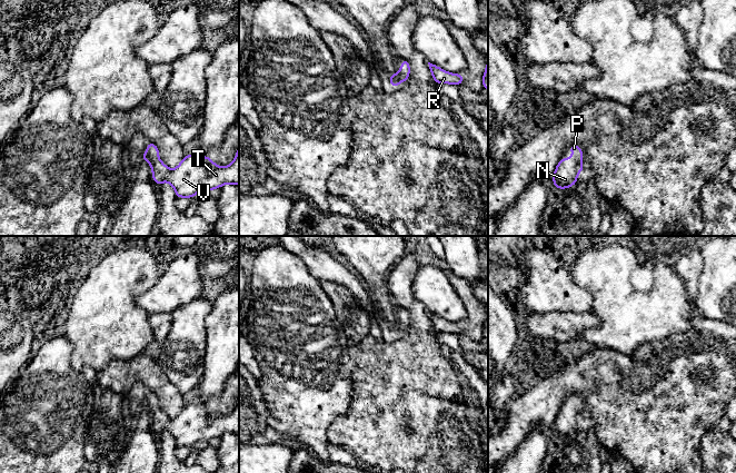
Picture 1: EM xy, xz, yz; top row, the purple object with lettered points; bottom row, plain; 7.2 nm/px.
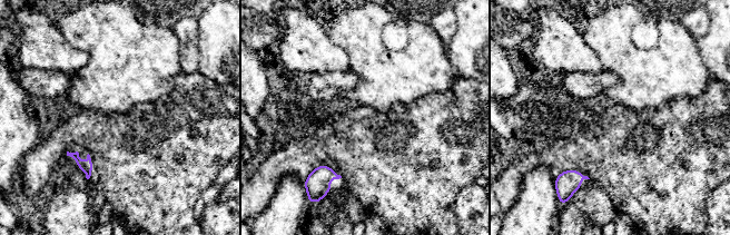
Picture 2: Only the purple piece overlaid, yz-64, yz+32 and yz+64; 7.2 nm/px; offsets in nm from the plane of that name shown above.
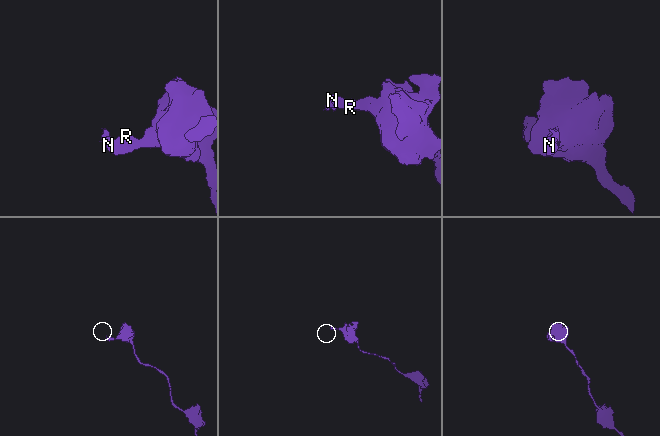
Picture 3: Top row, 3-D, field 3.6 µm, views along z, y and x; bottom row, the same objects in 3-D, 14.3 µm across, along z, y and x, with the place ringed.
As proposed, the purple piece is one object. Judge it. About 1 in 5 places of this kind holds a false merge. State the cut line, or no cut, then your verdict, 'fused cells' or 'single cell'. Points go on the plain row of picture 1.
no cut | single cell

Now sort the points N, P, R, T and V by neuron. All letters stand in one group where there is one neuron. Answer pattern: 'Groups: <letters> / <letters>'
Groups: N P R T V

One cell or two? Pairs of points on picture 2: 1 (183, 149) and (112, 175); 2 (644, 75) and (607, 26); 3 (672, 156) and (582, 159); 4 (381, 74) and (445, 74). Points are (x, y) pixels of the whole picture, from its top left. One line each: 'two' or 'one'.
1: one
2: one
3: one
4: one

